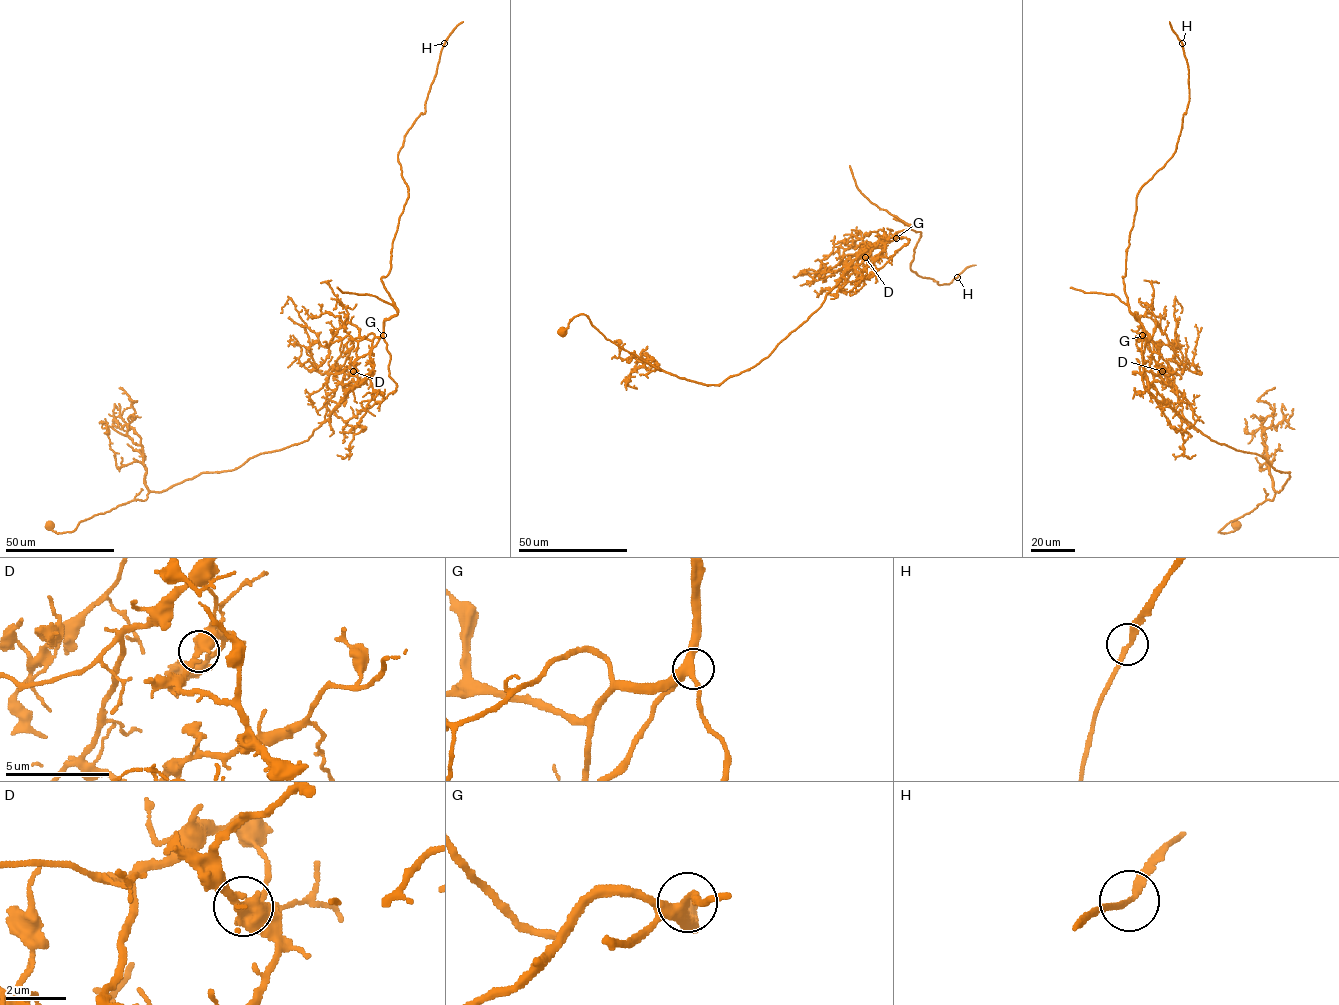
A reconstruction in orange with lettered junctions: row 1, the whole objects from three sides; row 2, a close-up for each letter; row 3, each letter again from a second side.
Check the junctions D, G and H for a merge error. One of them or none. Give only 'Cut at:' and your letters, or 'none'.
Cut at: D

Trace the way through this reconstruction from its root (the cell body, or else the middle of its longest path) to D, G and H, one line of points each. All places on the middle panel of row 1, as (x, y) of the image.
D: (562, 333), (584, 314), (607, 339), (660, 370), (720, 385), (765, 358), (865, 257)
G: (562, 333), (584, 314), (607, 339), (660, 370), (720, 385), (765, 358), (821, 306), (872, 243), (896, 238)
H: (562, 333), (584, 314), (660, 370), (720, 385), (910, 227), (894, 218), (921, 232), (912, 271), (957, 278)

